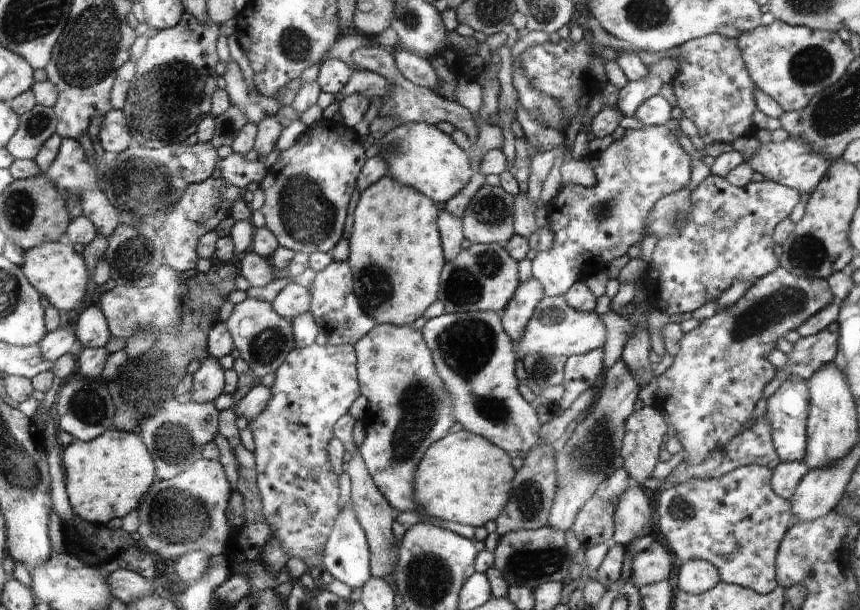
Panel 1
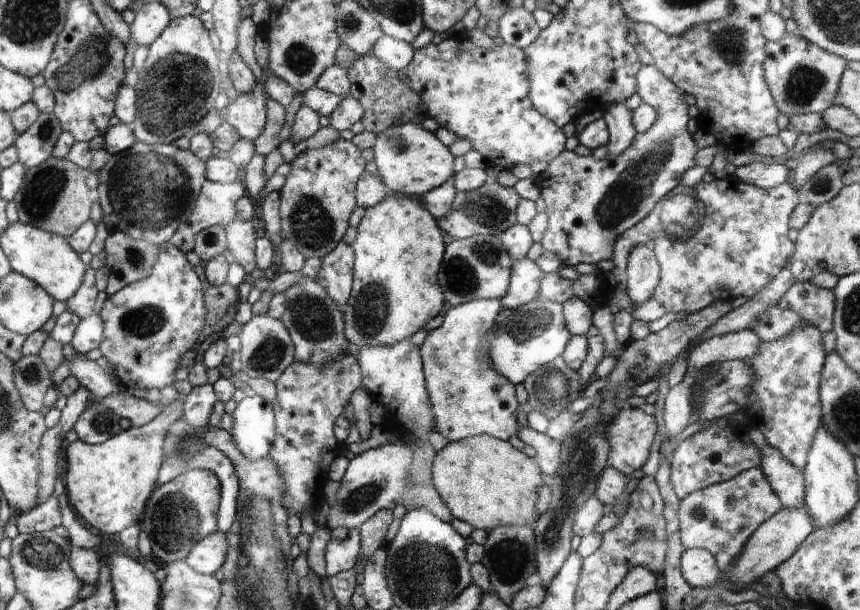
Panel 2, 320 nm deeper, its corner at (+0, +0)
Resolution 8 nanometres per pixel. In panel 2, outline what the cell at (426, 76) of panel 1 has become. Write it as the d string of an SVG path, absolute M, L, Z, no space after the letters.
M382 35L370 50L387 67L396 70L403 69L412 60L414 51L410 43L390 35Z

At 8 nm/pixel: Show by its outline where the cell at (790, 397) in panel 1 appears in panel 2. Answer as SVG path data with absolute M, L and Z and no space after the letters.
M802 321L781 340L762 341L756 354L746 362L753 369L751 408L759 417L758 429L765 442L778 449L800 472L804 472L807 454L820 428L818 382L826 356L824 333Z

